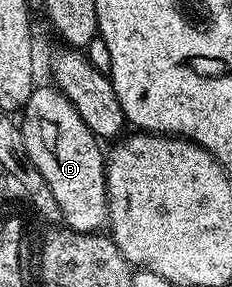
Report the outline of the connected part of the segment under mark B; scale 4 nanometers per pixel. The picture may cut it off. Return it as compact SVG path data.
M40 84L35 88L29 95L29 103L21 111L25 151L29 159L33 159L37 171L45 175L45 183L49 183L49 191L53 191L53 199L57 199L57 210L60 214L63 213L64 219L67 220L66 228L76 233L94 233L102 230L109 221L105 153L99 150L100 138L96 137L93 131L89 131L89 127L85 127L85 119L77 115L73 103L69 103L69 99L58 87L48 85Z

